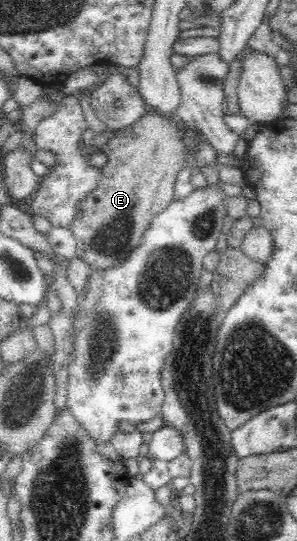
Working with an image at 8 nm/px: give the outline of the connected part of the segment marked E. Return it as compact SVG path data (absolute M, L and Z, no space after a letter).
M151 107L131 126L116 130L114 136L102 146L107 162L100 168L101 178L95 190L76 206L76 215L68 226L77 239L75 256L85 260L91 269L106 269L122 263L141 242L152 218L176 199L174 185L178 172L189 164L185 159L187 146L181 135L185 130L185 124L175 116L175 112L165 115Z

